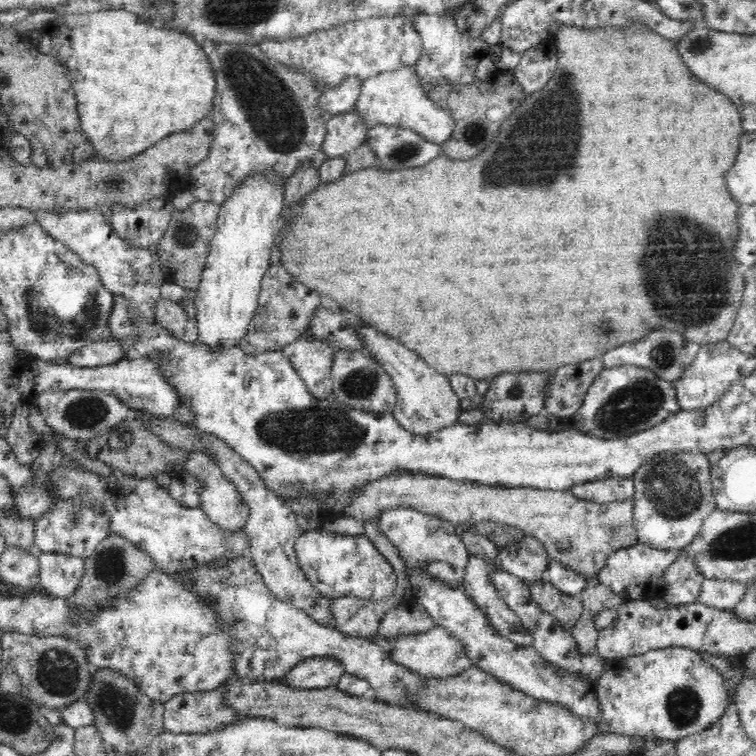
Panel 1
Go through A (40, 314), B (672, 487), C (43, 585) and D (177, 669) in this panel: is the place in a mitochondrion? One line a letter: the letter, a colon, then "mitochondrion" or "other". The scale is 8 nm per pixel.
A: mitochondrion
B: mitochondrion
C: other
D: other

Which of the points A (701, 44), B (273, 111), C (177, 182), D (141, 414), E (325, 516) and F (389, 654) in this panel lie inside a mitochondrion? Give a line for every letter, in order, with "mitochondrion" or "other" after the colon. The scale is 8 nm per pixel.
A: mitochondrion
B: mitochondrion
C: other
D: other
E: other
F: other

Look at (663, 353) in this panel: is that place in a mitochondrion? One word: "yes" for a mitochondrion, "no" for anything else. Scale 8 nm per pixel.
yes

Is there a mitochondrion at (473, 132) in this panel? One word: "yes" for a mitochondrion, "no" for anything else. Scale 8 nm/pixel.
yes

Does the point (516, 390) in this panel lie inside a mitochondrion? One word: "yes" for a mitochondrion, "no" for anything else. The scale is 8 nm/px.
yes

